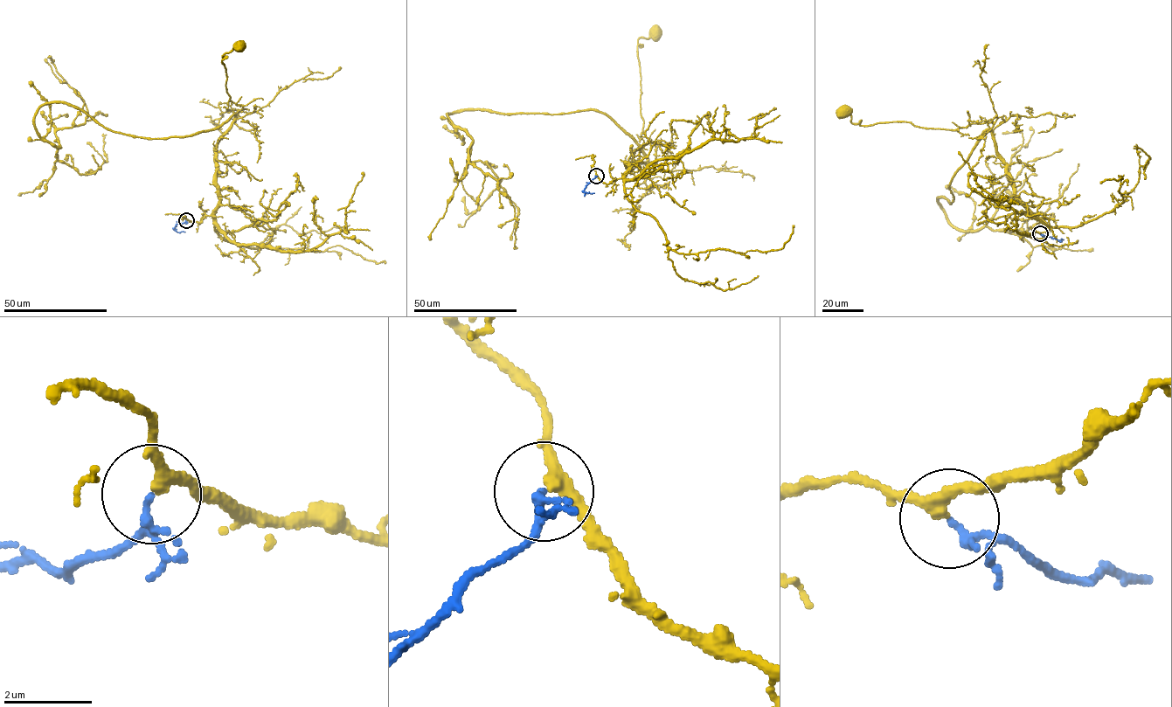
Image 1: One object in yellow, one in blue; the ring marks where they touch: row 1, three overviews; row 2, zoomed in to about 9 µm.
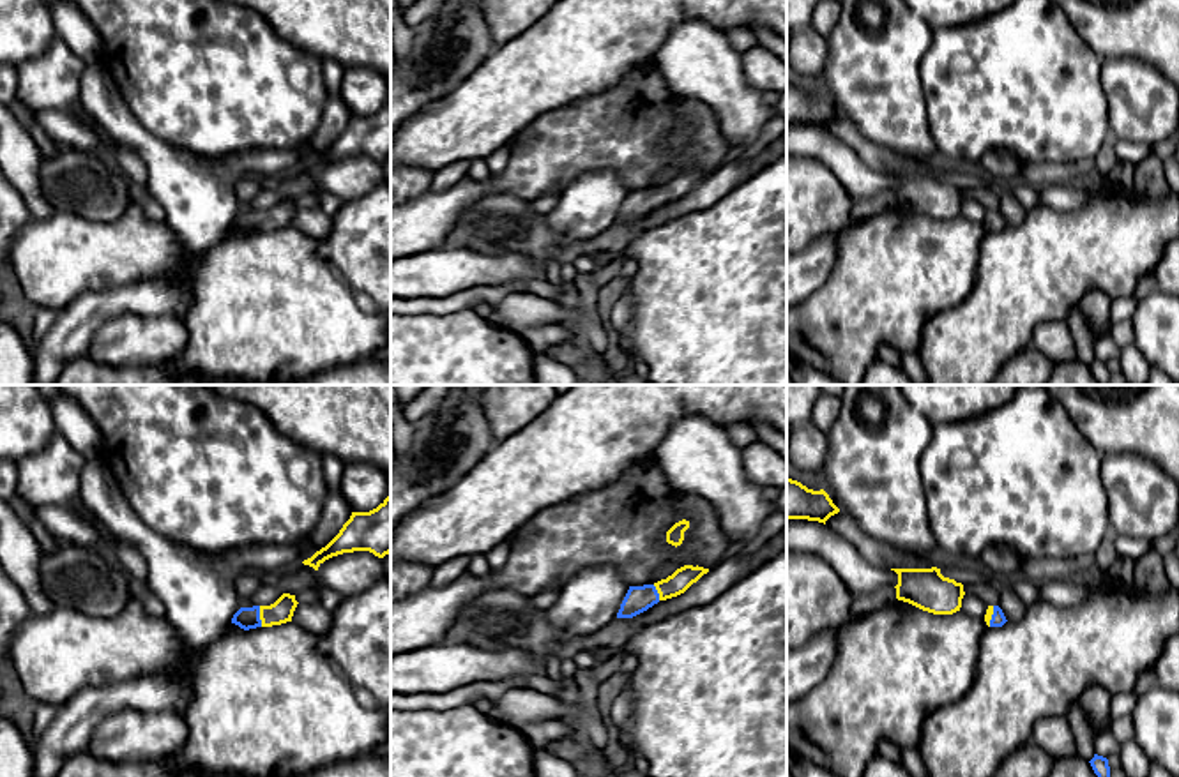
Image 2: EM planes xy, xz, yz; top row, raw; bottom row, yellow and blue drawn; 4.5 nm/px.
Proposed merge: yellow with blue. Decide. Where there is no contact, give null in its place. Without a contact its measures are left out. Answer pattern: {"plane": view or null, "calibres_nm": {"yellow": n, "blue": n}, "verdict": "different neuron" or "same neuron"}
{"plane": "xy", "calibres_nm": {"yellow": 110, "blue": 100}, "verdict": "same neuron"}

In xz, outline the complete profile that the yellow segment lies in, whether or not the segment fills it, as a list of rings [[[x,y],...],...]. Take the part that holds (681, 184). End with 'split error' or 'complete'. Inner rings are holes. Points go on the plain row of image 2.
[[[684,170],[666,184],[661,184],[654,189],[629,191],[617,217],[617,223],[633,223],[647,215],[659,205],[666,205],[684,198],[693,187],[696,187],[707,177],[709,173],[698,170]]]; split error

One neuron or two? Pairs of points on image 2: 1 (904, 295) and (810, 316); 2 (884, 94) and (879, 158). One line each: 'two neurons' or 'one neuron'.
1: one neuron
2: two neurons

